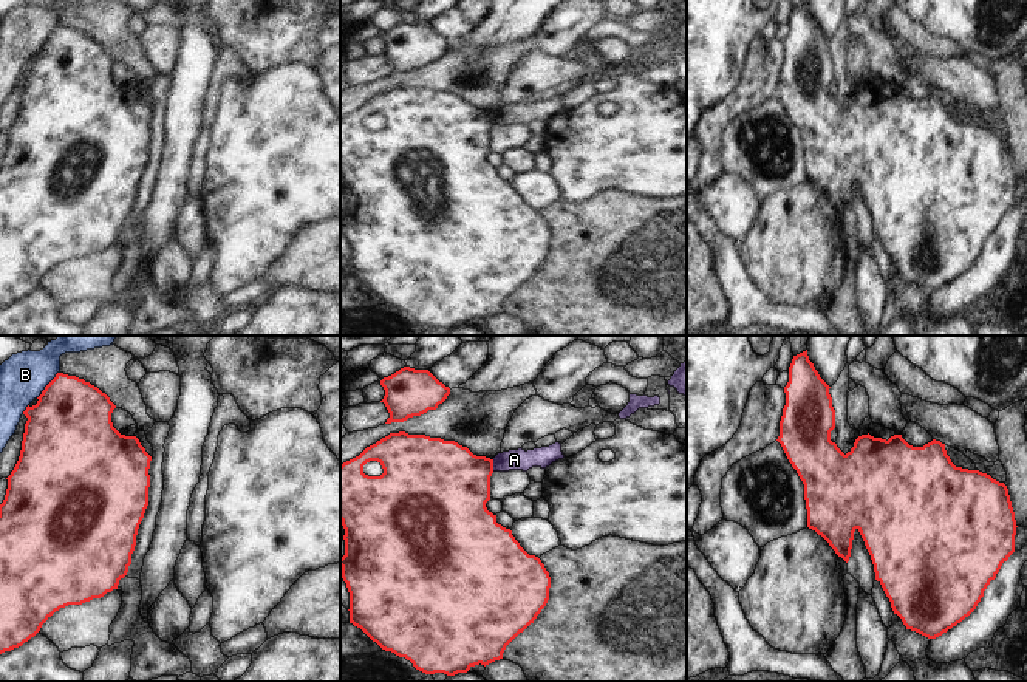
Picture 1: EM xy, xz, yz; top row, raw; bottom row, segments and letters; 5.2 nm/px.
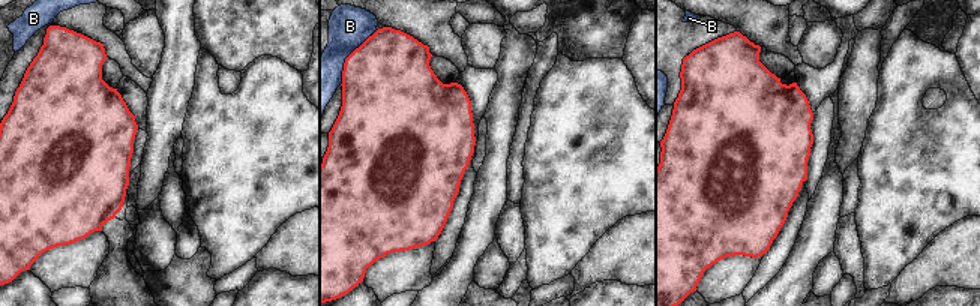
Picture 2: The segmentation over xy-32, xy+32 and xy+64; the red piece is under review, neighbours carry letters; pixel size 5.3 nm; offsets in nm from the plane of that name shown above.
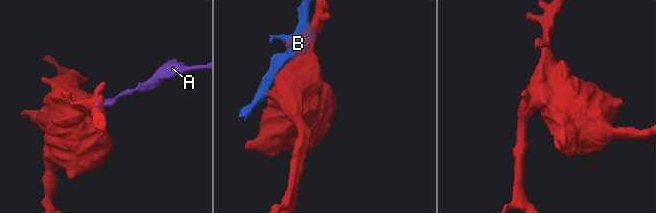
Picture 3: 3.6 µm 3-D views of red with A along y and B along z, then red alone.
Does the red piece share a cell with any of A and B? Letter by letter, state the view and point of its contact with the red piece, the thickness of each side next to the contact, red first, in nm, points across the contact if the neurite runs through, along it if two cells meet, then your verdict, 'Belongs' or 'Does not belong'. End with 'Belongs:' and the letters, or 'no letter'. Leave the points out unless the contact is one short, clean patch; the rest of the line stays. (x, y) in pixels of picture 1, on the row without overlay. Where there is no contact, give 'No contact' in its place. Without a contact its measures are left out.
A: Touches red at xz (492, 119). Thickness 420 nm (red) against 110 nm. Boundary: xz (492, 113), (494, 124). Does not belong
B: Touches red at xy (47, 39). Thickness 440 nm (red) against 240 nm. Boundary: xy (59, 25), (36, 51). Does not belong
Belongs: no letter.

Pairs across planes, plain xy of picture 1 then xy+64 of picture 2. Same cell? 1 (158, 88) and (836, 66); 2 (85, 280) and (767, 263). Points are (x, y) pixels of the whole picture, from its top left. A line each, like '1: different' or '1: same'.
1: same
2: different

